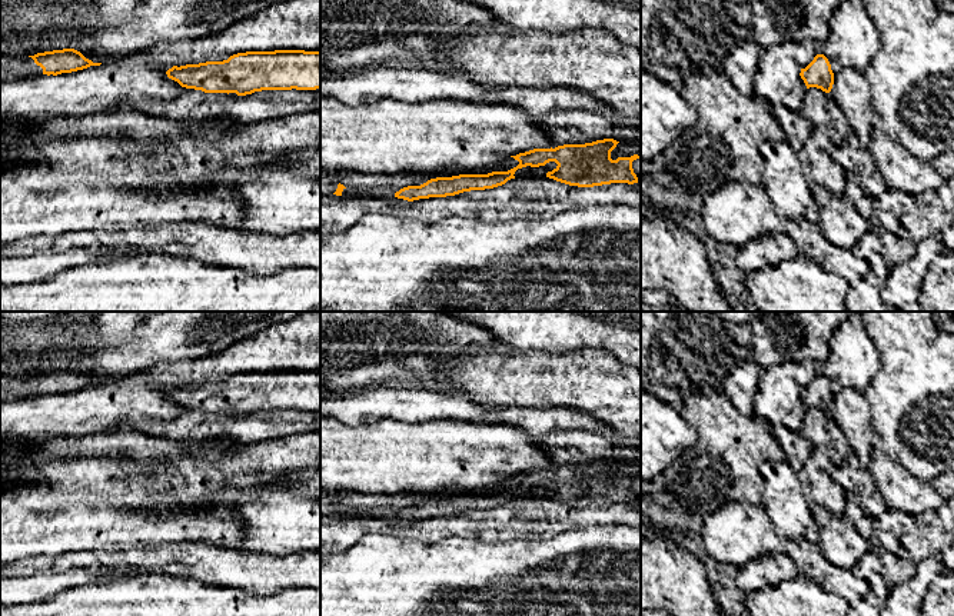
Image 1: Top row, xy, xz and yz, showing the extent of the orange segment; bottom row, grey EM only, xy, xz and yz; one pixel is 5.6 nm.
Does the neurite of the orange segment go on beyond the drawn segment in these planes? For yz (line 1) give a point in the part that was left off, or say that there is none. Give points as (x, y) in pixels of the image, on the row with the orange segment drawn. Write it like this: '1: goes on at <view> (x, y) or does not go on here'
1: does not go on here

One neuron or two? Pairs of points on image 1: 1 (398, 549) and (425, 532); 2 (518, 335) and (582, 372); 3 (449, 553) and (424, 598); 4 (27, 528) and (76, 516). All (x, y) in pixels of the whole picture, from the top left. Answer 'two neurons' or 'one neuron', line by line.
1: two neurons
2: two neurons
3: one neuron
4: one neuron

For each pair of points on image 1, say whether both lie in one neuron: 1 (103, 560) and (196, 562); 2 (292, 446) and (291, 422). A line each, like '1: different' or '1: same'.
1: same
2: different

